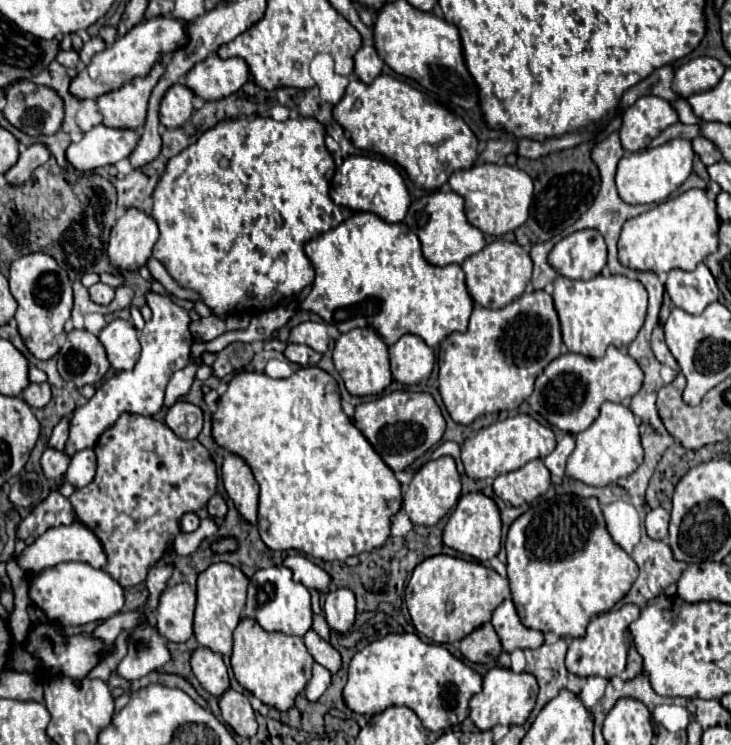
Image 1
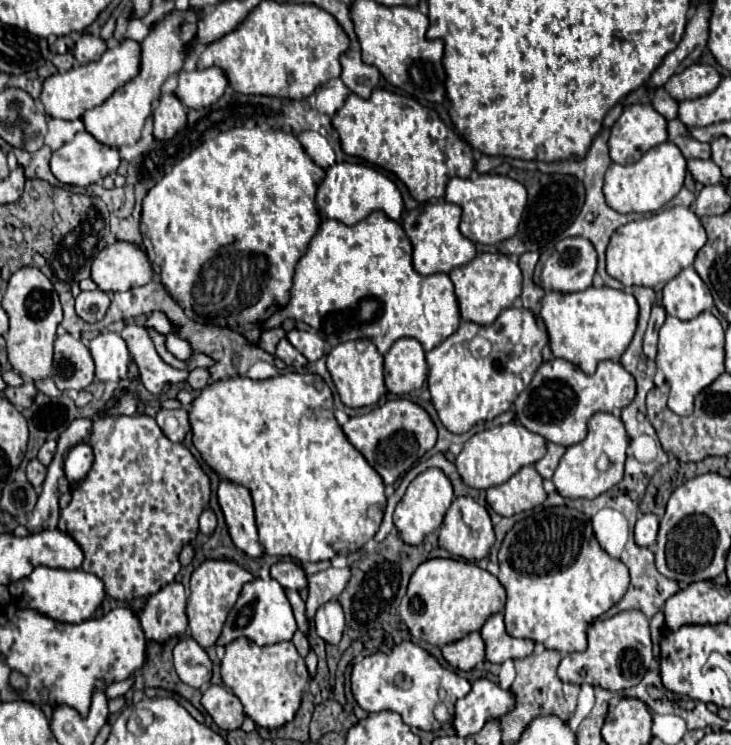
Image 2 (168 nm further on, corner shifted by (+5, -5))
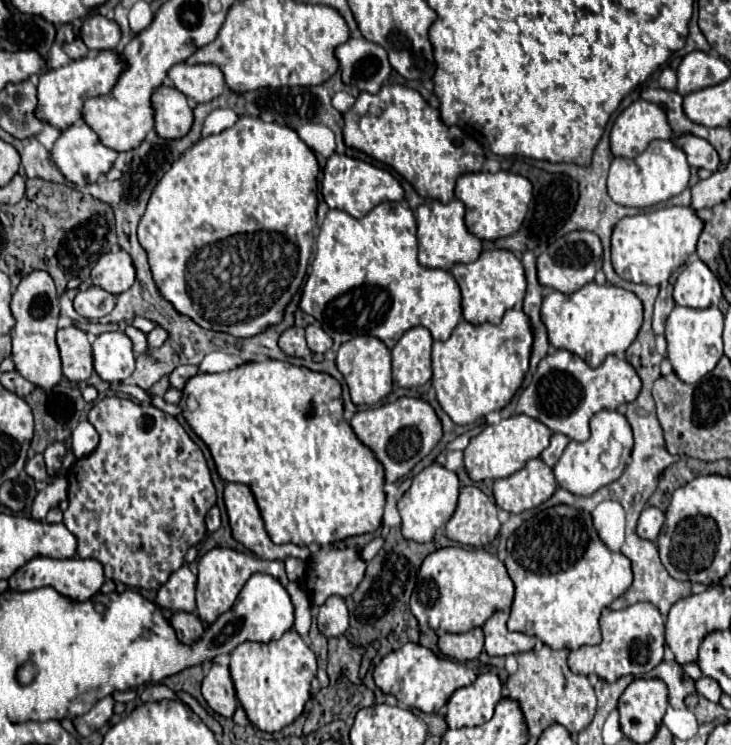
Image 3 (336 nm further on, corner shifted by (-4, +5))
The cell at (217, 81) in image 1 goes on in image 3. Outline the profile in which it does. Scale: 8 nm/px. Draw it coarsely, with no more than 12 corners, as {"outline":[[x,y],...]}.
{"outline":[[177,63],[167,75],[195,103],[225,91],[215,65]]}

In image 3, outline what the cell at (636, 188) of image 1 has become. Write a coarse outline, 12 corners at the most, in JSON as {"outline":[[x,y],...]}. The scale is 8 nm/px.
{"outline":[[657,139],[613,159],[609,197],[645,209],[689,183],[685,153]]}

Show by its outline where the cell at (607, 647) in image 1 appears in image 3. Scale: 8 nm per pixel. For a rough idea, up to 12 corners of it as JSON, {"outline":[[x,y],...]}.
{"outline":[[653,603],[603,609],[603,641],[569,653],[573,673],[643,677],[663,661]]}

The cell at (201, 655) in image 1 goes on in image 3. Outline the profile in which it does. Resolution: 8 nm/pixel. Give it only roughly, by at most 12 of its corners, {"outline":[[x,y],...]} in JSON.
{"outline":[[173,613],[171,625],[181,643],[191,645],[203,633],[197,613]]}

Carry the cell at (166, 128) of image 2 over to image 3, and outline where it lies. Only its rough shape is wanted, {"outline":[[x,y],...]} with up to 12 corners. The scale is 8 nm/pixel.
{"outline":[[175,87],[151,95],[155,131],[163,139],[189,133],[193,111]]}

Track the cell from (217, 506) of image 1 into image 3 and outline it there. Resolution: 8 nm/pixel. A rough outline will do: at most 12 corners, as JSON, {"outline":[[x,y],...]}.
{"outline":[[214,505],[205,517],[208,532],[221,525],[219,508]]}

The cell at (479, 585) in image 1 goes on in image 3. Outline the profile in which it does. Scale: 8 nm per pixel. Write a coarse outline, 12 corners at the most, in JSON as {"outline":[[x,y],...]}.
{"outline":[[483,549],[425,557],[411,611],[467,633],[509,611],[513,581]]}

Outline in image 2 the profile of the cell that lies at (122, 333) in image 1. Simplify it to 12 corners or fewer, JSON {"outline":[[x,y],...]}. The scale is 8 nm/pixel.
{"outline":[[118,333],[90,341],[96,379],[122,381],[130,351]]}

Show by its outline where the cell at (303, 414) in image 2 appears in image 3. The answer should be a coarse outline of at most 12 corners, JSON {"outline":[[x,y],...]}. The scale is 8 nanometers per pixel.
{"outline":[[287,361],[179,401],[273,543],[373,533],[385,473],[341,383]]}

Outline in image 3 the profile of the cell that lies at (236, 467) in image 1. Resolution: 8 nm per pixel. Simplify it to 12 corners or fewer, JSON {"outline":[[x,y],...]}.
{"outline":[[225,485],[233,537],[261,559],[297,557],[309,549],[275,545],[247,485]]}

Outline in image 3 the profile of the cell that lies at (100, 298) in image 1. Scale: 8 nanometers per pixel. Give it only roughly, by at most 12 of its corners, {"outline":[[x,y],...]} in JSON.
{"outline":[[99,287],[79,291],[75,311],[99,319],[115,307],[115,297]]}

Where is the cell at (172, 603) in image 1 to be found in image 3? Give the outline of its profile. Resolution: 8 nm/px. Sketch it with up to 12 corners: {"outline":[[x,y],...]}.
{"outline":[[187,565],[157,593],[169,611],[195,611],[197,576]]}

